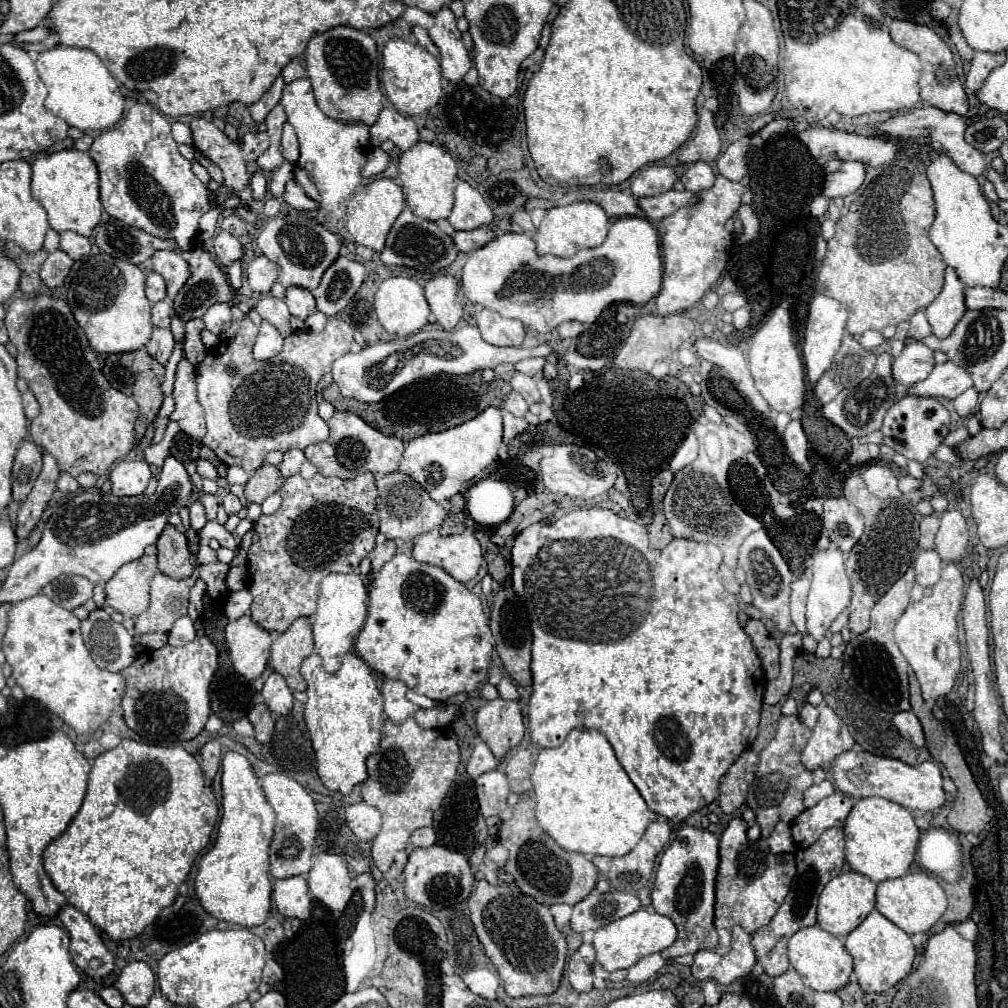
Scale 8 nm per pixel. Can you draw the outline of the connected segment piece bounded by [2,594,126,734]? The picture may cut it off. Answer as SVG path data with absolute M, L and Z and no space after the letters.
M44 594L12 606L2 652L24 694L58 714L76 734L94 734L122 702L124 678L94 664L80 634L80 620Z

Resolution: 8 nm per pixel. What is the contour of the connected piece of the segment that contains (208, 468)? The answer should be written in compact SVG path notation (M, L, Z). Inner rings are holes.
M198 460L196 464L198 464L198 474L200 474L202 478L210 478L210 480L216 480L216 478L218 478L216 466L210 464L208 460Z

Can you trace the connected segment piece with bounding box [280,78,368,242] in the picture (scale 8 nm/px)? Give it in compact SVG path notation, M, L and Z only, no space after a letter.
M300 78L286 84L282 90L280 104L284 106L288 122L294 126L300 142L300 158L295 163L291 180L296 180L304 188L304 192L318 202L318 210L326 208L325 217L318 218L324 220L328 228L334 228L338 232L336 236L354 242L352 234L346 230L344 218L352 192L360 190L362 186L360 172L366 164L368 154L368 126L364 122L344 122L328 118L318 108L308 78Z

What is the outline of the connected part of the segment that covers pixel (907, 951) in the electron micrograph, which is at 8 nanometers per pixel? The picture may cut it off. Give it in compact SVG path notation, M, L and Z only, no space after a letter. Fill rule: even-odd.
M872 910L866 920L846 936L844 944L854 958L854 974L858 976L858 984L864 992L886 992L912 971L916 950L910 936L878 910Z

